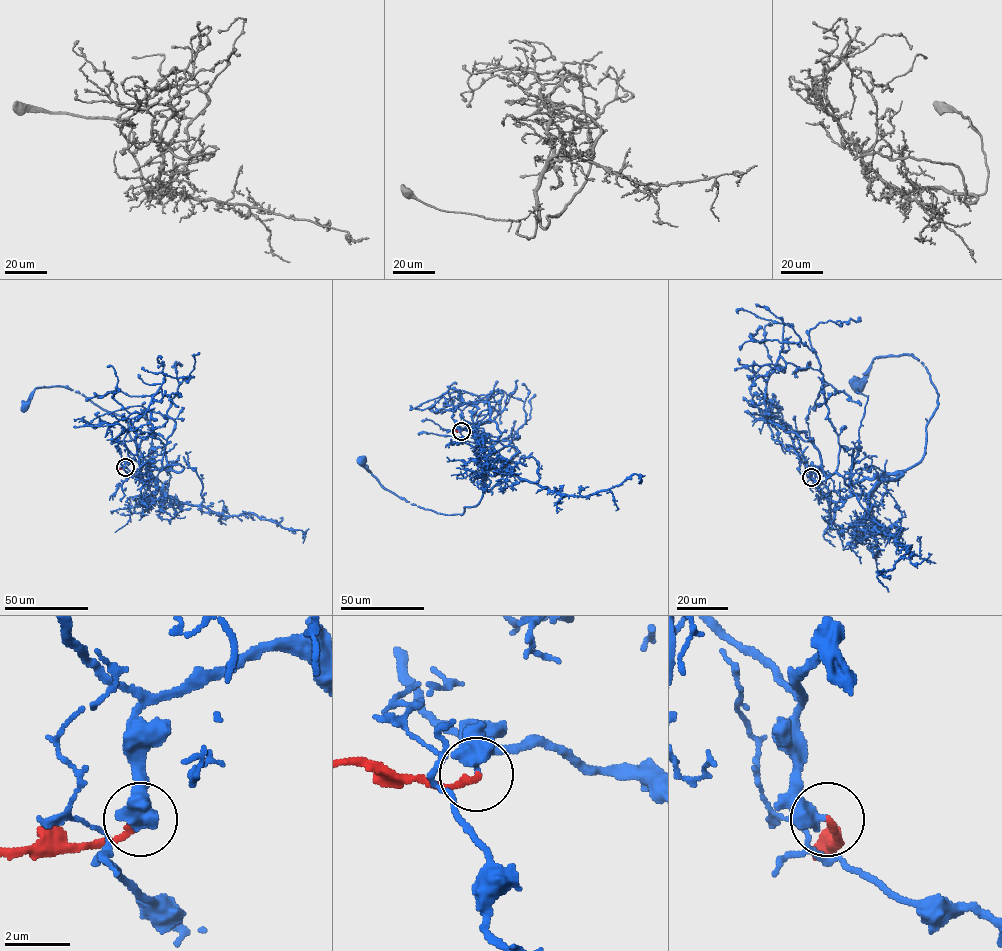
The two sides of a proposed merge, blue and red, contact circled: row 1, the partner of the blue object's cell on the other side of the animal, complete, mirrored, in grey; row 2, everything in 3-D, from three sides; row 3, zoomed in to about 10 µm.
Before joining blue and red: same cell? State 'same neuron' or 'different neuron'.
same neuron

